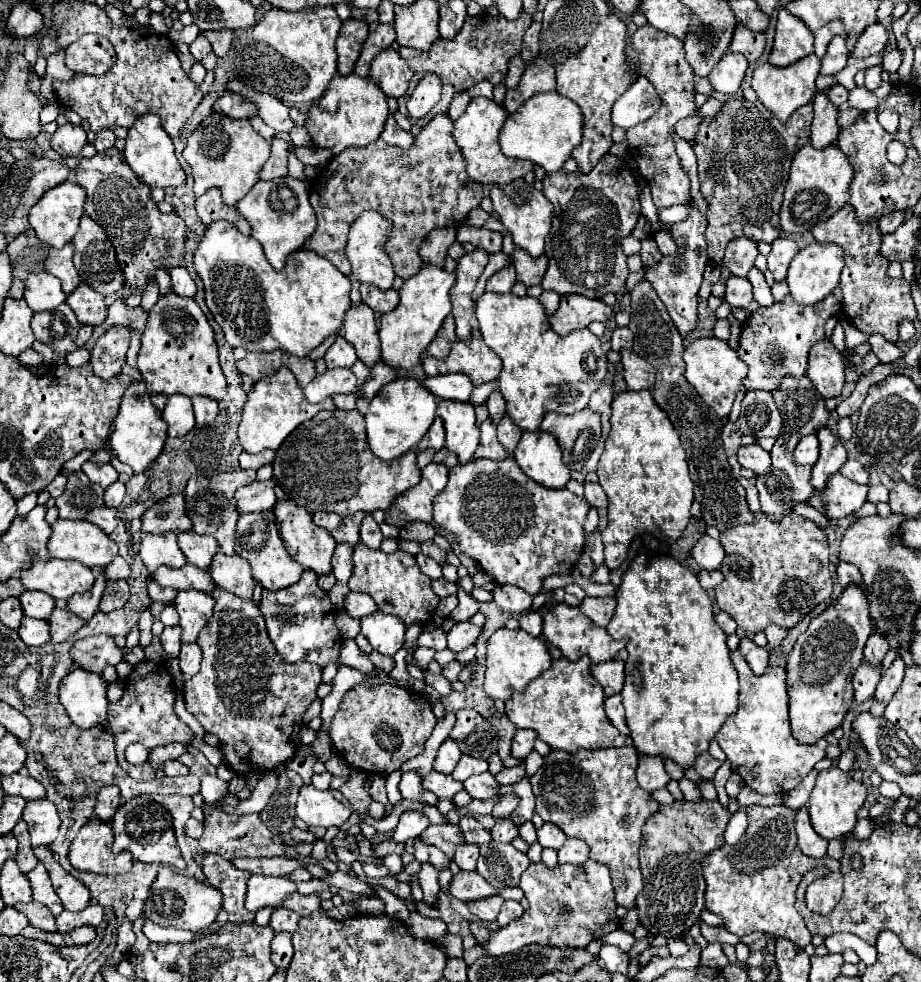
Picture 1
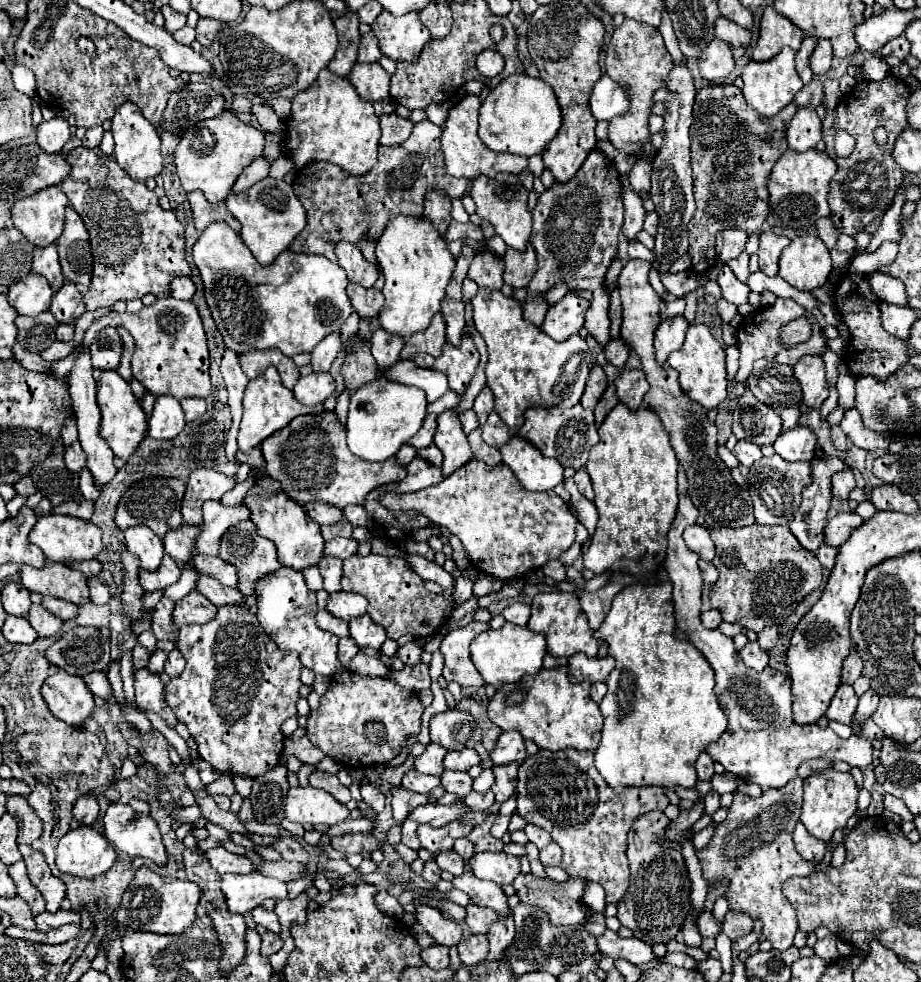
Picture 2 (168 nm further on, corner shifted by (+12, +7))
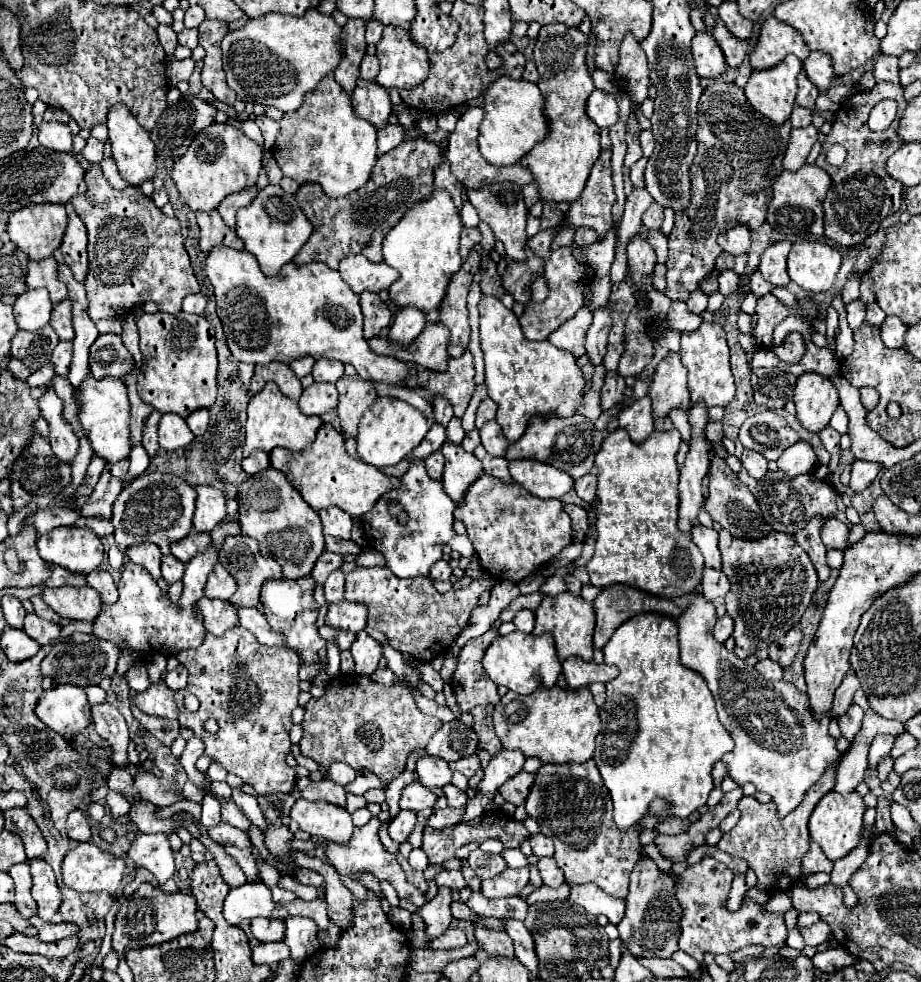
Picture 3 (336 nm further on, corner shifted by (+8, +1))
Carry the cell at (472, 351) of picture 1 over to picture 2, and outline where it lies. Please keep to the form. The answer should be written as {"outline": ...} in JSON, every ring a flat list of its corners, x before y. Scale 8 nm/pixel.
{"outline":[[463,336,461,346,453,346,449,342,445,342,443,346,443,354,439,358,427,356,427,354,419,354,415,358,415,364,421,368,429,368,429,370,439,370,443,374,447,374,449,378,449,388,457,394,465,394,477,366,479,366,479,352,473,344,473,340,469,336]]}

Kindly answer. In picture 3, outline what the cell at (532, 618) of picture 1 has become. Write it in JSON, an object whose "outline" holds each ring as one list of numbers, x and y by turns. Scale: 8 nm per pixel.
{"outline":[[519,610,519,612,515,614,515,618,513,618,513,624,515,624,515,628,517,628,517,630,521,630,521,632,529,634,529,632,533,632,535,616,533,616,533,612,531,612,531,610]]}

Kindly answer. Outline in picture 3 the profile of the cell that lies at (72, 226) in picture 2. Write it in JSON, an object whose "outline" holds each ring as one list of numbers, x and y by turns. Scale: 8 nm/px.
{"outline":[[67,204,67,208,69,208,69,224,61,244,61,254,63,254,63,262,67,262,67,266,71,268,75,280,85,282,87,264,89,264,87,262,87,230,81,218,71,210,71,204]]}

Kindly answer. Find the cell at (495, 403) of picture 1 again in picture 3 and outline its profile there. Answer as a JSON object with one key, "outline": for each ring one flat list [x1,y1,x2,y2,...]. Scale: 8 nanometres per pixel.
{"outline":[[485,398,477,410,477,420,475,420,475,426,481,428,485,422,489,420,495,420,495,412,497,412,497,404,491,400,491,398]]}

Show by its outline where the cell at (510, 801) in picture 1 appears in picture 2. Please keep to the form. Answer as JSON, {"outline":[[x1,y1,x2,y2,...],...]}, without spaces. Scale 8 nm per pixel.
{"outline":[[517,762,492,768,495,776,493,792,495,792,497,802,502,803,503,800,507,800,507,798,511,798,515,794,515,780,517,780,518,768,519,764]]}

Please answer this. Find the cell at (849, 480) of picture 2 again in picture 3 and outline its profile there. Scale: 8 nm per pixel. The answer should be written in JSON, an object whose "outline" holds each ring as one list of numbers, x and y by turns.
{"outline":[[855,460,853,468,851,468,851,482,849,488,853,492,863,492,879,474,881,466,873,464,873,462,863,462,863,460]]}

